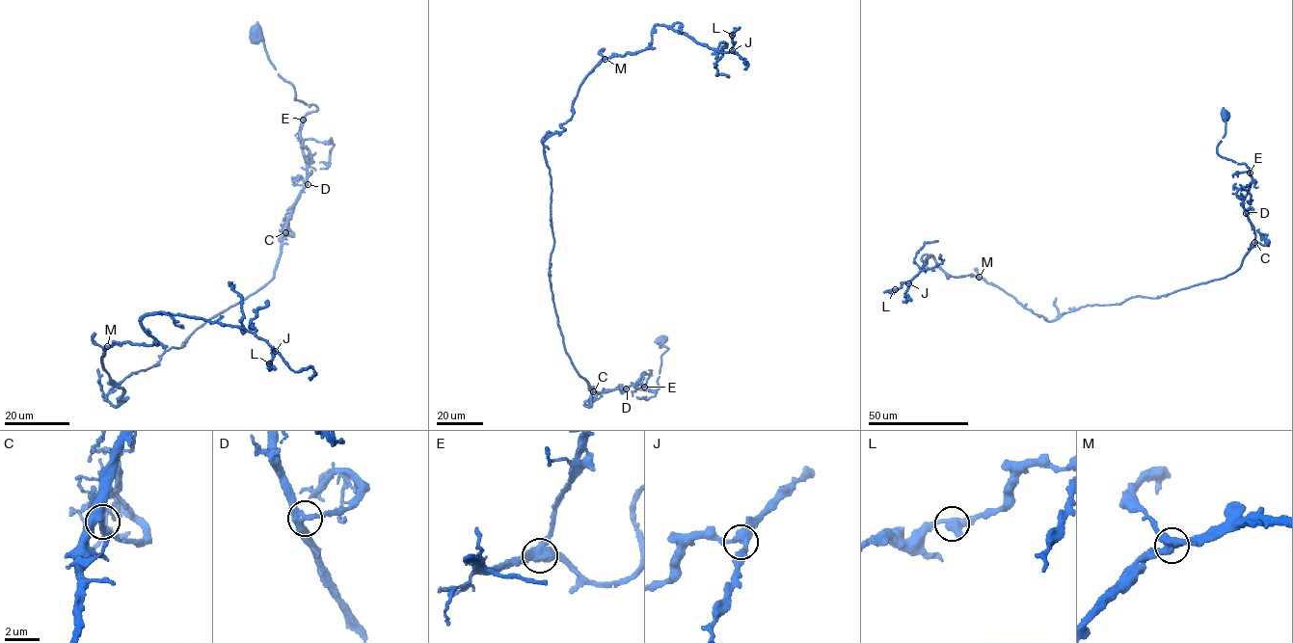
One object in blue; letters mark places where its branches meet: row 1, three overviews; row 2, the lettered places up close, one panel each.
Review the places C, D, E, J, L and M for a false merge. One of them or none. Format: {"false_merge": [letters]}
{"false_merge": []}

